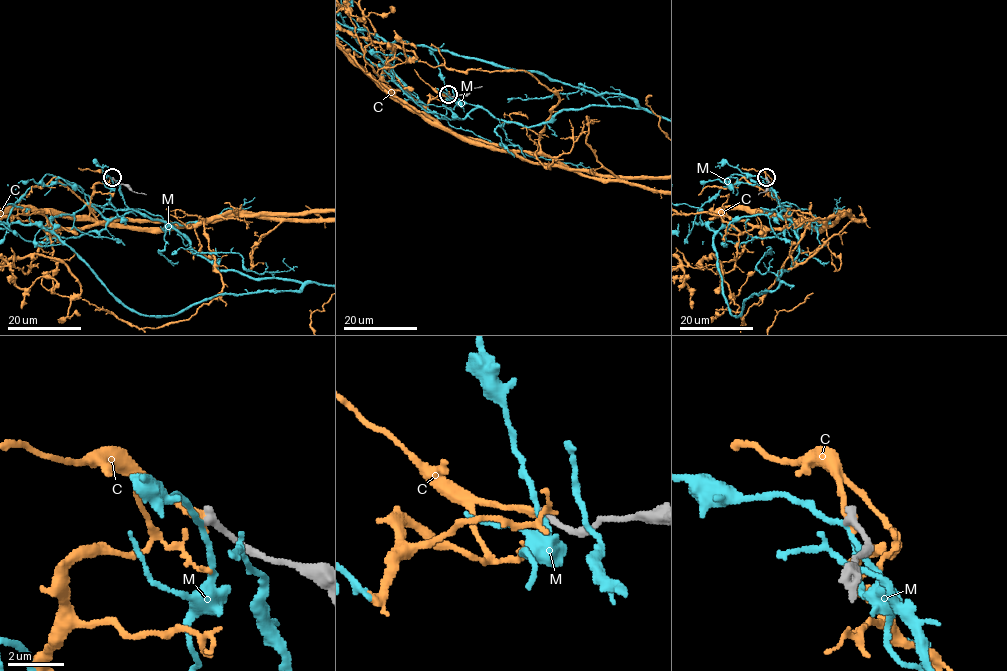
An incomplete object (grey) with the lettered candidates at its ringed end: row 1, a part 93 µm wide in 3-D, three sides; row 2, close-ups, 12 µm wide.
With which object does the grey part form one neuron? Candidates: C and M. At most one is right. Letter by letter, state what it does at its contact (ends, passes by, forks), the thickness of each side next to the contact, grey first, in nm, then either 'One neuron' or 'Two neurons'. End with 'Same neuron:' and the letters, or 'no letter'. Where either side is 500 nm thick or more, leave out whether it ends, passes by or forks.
C: It ends there. Thickness 320 nm (grey) against 260 nm. Two neurons
M: It passes by. Thickness 320 nm (grey) against 170 nm. Two neurons
Same neuron: no letter

